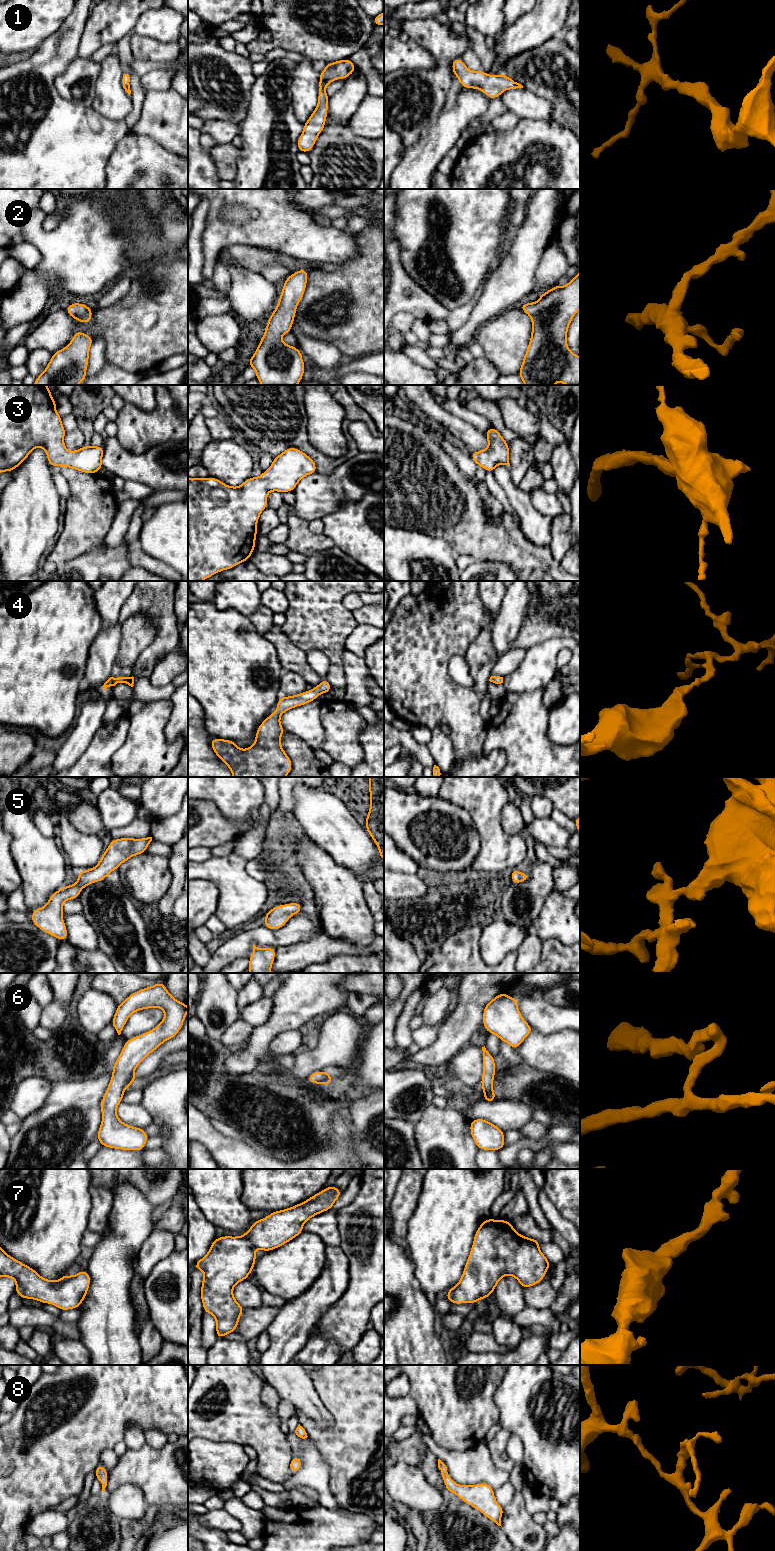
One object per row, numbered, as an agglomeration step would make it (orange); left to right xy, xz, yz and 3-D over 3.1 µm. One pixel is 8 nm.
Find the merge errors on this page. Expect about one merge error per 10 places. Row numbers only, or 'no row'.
no row

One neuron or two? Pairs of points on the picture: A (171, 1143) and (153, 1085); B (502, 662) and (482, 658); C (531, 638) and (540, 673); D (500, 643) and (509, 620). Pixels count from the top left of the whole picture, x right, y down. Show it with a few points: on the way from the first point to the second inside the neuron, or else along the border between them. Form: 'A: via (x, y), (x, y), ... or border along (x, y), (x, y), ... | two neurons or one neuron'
A: via (171, 1129), (171, 1103), (167, 1099) | one neuron
B: border along (498, 657), (490, 675) | two neurons
C: border along (555, 637), (535, 643), (527, 649) | two neurons
D: via (503, 637), (506, 626) | one neuron

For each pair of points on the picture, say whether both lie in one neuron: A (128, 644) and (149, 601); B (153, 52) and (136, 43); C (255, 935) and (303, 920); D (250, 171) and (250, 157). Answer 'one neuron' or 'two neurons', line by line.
A: two neurons
B: one neuron
C: one neuron
D: one neuron

